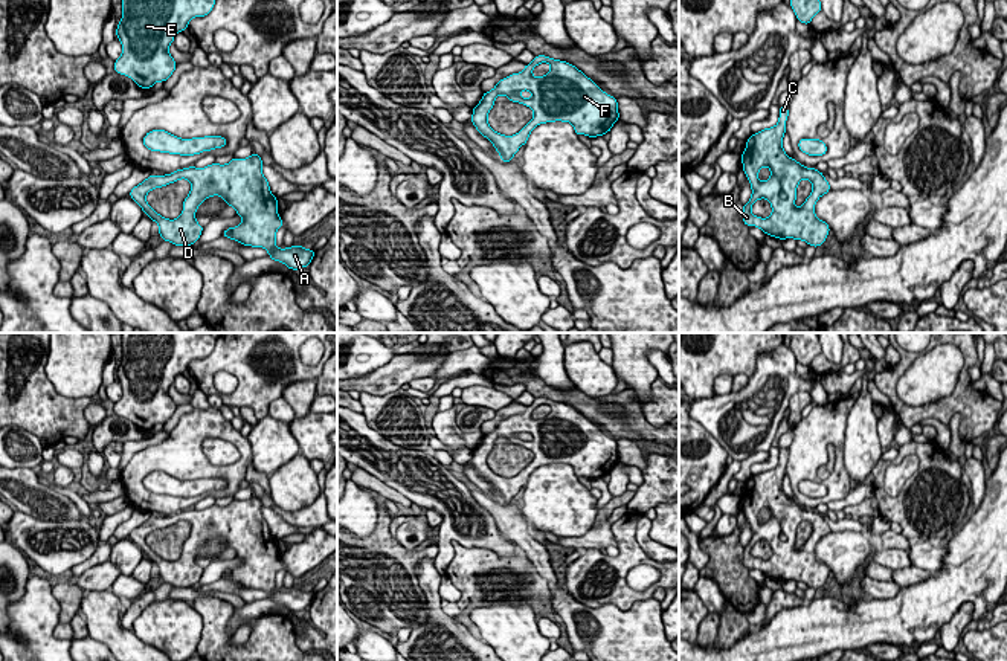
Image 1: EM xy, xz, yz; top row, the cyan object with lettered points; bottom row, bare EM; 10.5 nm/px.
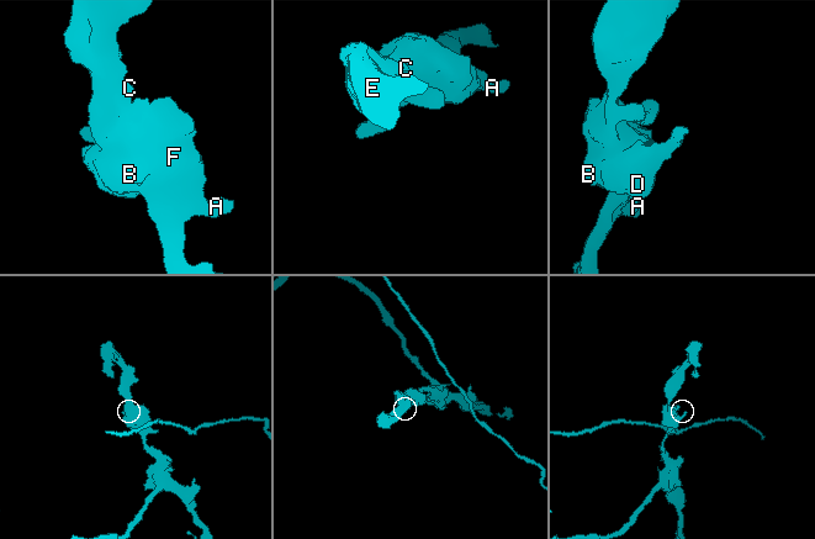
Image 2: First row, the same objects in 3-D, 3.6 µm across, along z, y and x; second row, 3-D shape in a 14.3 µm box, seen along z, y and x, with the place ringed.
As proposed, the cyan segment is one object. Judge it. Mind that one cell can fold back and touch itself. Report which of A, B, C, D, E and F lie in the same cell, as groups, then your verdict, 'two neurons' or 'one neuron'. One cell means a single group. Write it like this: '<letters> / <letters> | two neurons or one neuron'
A B C D E F | one neuron

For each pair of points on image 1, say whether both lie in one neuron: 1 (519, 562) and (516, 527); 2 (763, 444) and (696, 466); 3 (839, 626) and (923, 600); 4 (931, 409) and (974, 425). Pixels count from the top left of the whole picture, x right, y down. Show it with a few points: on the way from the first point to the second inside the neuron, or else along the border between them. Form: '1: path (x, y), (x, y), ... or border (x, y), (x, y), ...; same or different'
1: border (521, 553), (533, 565); different
2: border (704, 428), (728, 455); different
3: path (861, 623), (868, 620), (902, 620); same
4: path (942, 409), (960, 409), (965, 414); same

